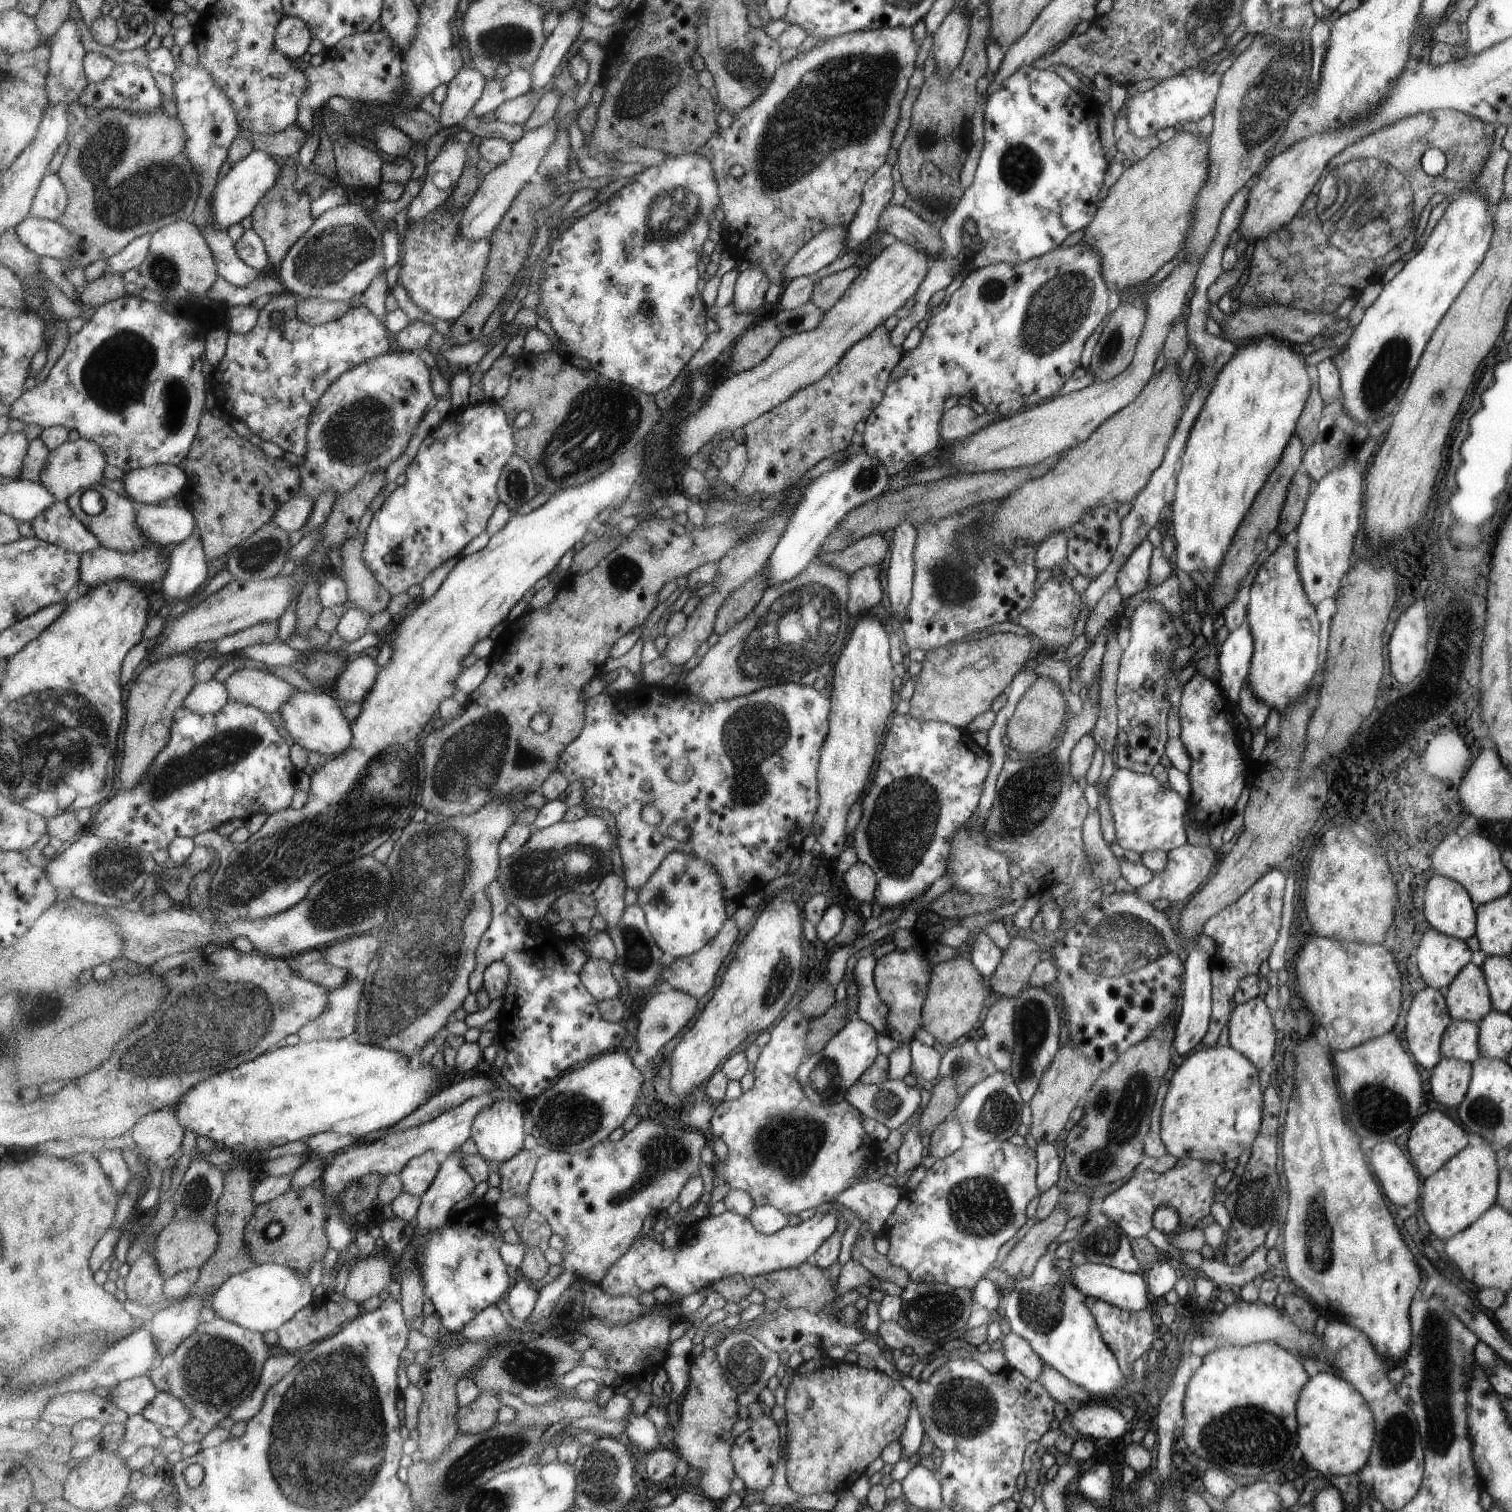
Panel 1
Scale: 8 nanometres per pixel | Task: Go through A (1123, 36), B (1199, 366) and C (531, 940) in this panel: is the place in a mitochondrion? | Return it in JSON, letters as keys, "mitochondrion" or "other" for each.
{"A":"other","B":"other","C":"other"}

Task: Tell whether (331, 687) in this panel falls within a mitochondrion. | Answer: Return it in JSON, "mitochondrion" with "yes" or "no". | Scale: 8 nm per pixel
{"mitochondrion":"no"}

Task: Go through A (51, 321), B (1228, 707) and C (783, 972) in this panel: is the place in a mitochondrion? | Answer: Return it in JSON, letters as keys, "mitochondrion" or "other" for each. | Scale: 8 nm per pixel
{"A":"other","B":"other","C":"mitochondrion"}

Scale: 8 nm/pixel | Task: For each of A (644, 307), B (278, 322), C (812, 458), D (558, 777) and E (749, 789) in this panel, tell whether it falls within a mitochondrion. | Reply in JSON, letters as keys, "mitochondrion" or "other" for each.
{"A":"mitochondrion","B":"other","C":"other","D":"other","E":"mitochondrion"}

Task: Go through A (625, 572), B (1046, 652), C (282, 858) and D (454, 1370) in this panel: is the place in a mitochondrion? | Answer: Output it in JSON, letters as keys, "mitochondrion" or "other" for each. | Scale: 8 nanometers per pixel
{"A":"mitochondrion","B":"other","C":"mitochondrion","D":"other"}

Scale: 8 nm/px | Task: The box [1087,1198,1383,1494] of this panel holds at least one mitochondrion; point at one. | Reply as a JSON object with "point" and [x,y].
{"point":[1232,1436]}

